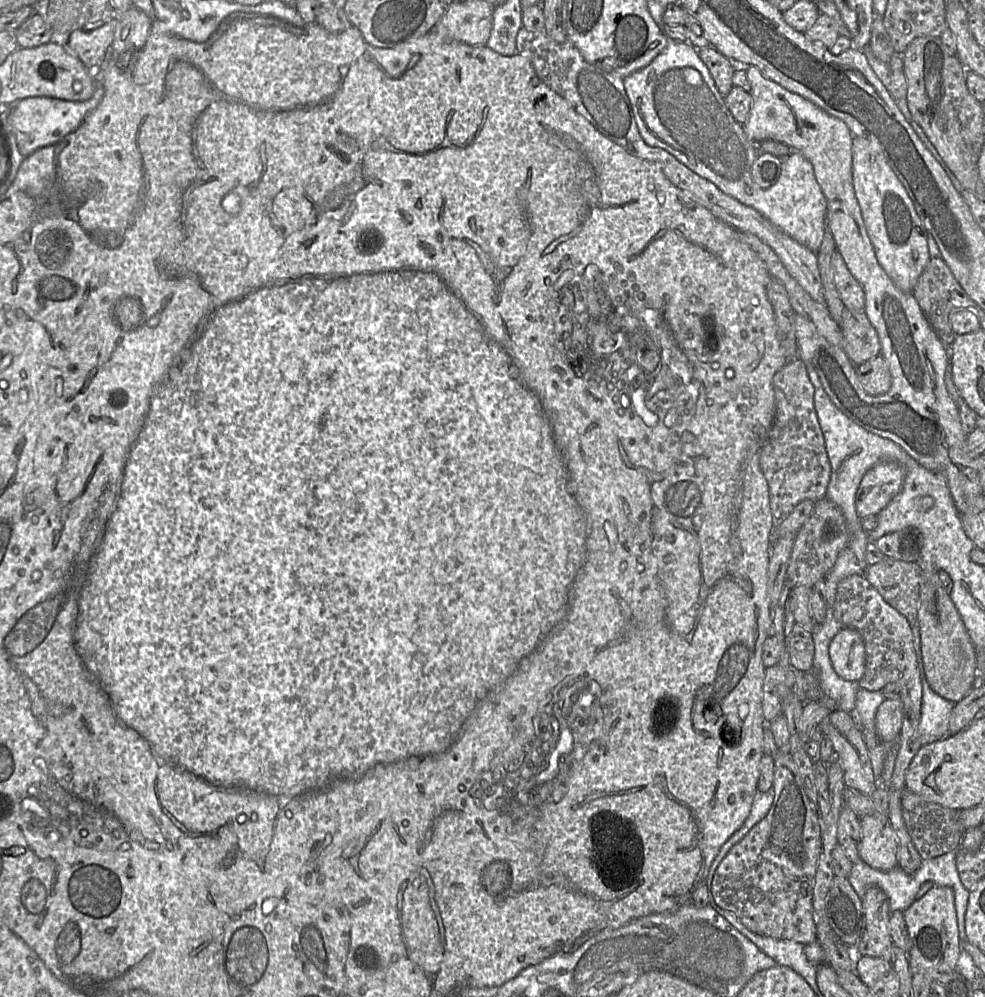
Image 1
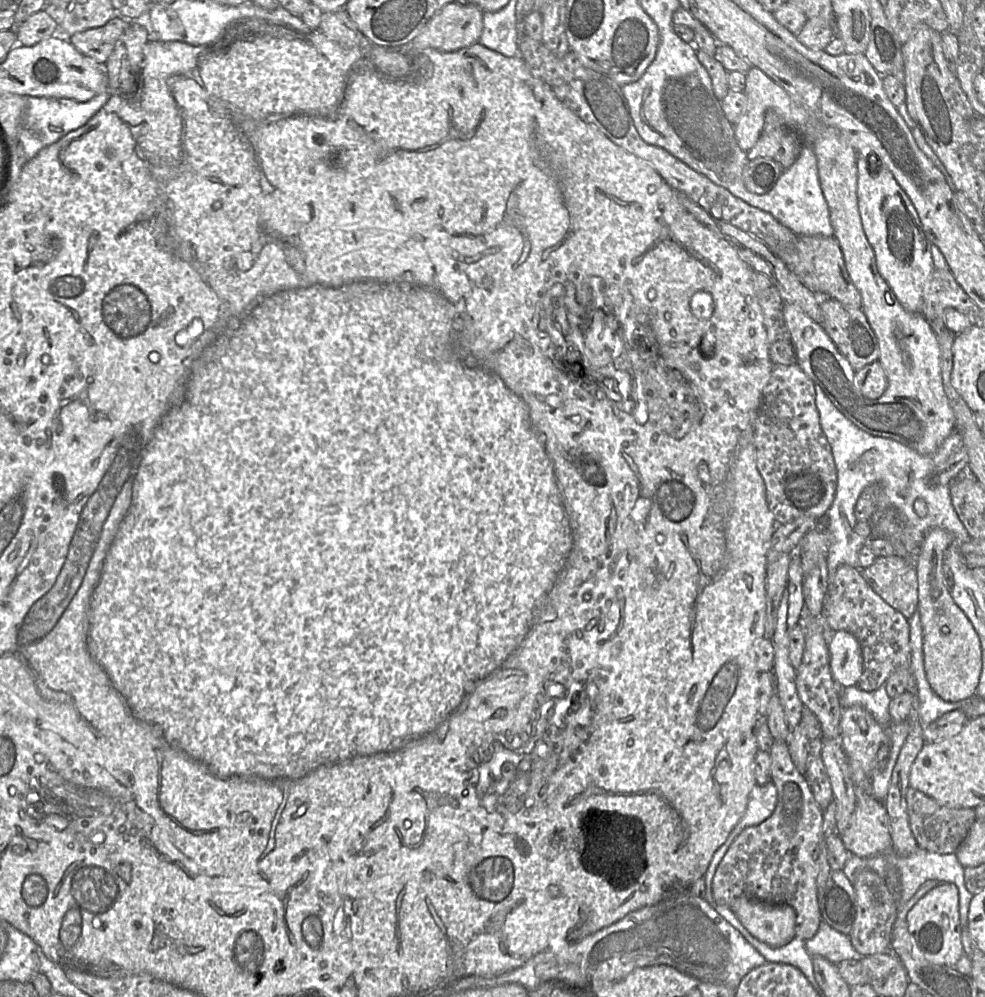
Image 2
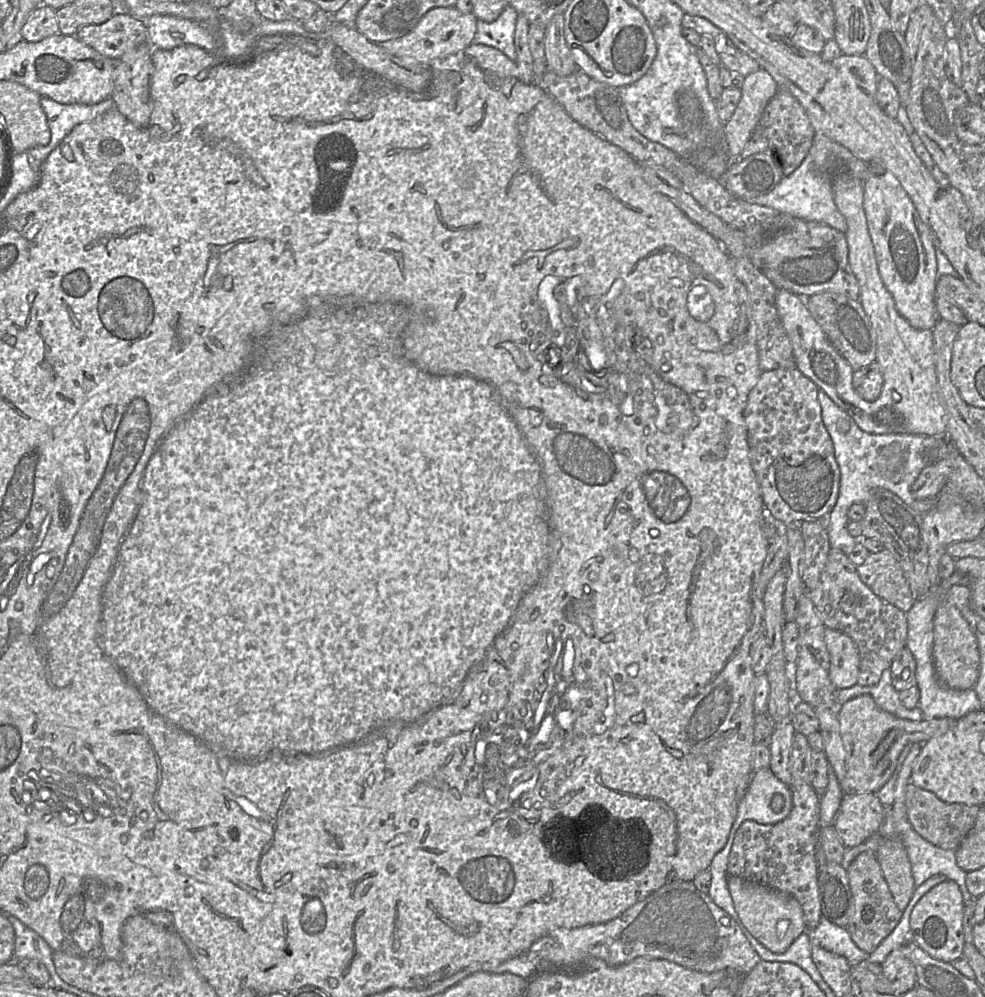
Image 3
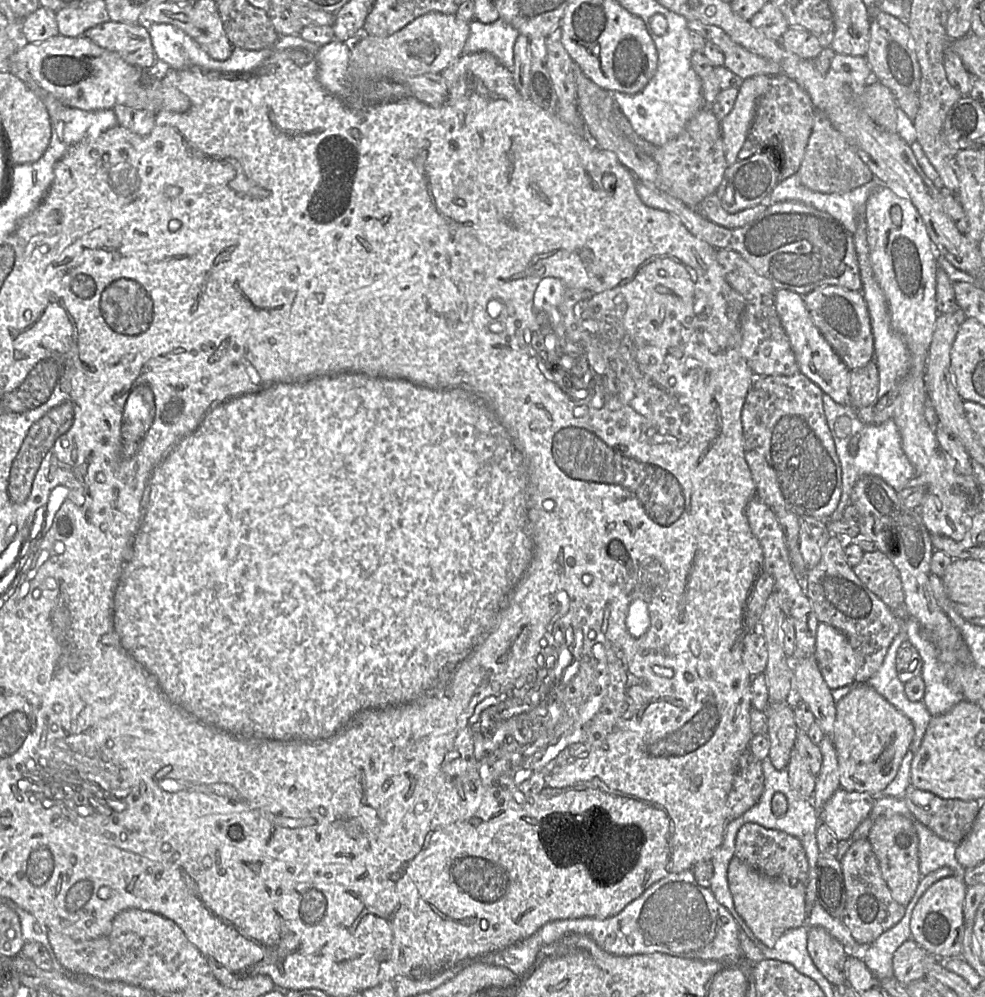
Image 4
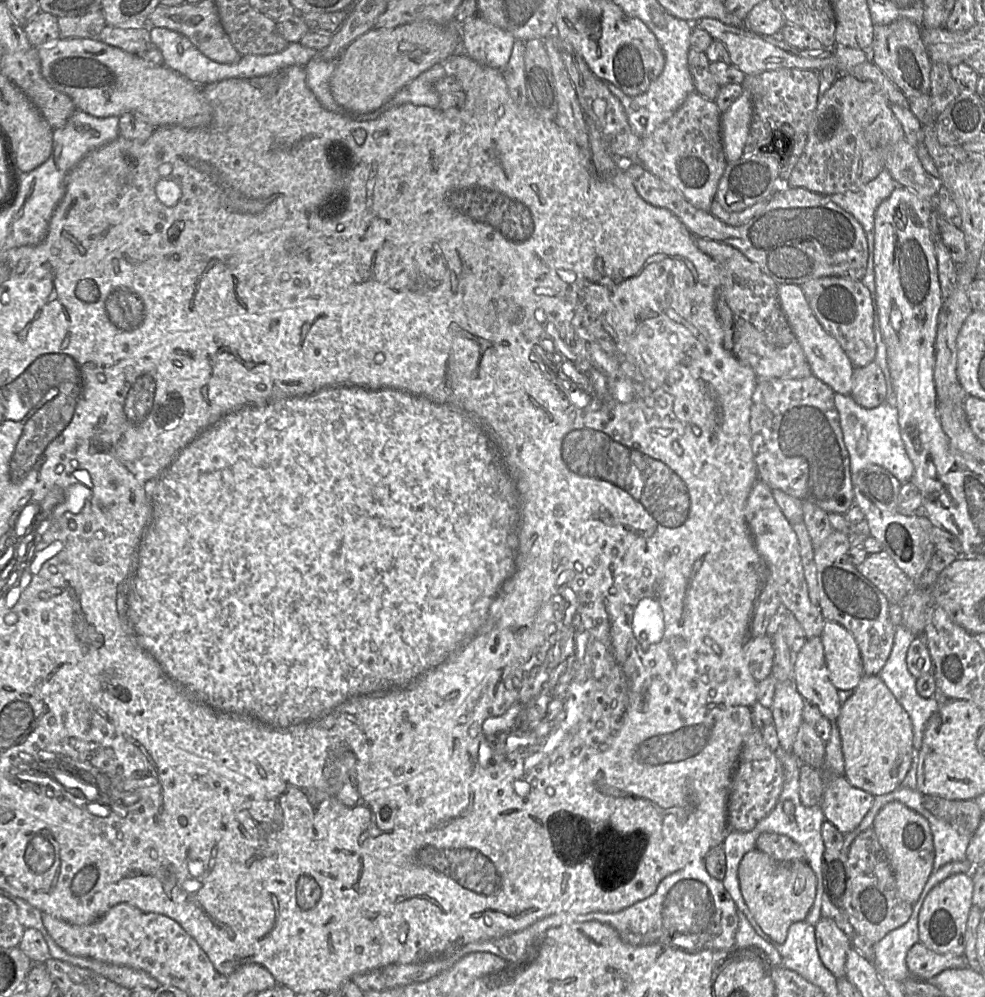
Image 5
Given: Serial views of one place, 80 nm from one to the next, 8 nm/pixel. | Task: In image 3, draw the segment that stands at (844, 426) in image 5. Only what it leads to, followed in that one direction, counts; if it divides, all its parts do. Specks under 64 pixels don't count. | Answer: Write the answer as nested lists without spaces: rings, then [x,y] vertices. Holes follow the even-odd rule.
[[[819,389],[818,401],[821,407],[823,424],[831,438],[835,460],[840,470],[839,492],[835,506],[825,518],[831,548],[840,549],[848,555],[860,540],[852,537],[847,529],[848,509],[855,503],[865,504],[874,491],[888,490],[898,496],[913,511],[924,515],[935,508],[938,497],[916,500],[911,492],[911,486],[920,472],[933,459],[939,459],[944,453],[948,437],[930,437],[917,434],[870,434],[859,429],[854,420],[840,409],[827,394]],[[839,420],[850,424],[847,433],[841,434],[836,428]]]

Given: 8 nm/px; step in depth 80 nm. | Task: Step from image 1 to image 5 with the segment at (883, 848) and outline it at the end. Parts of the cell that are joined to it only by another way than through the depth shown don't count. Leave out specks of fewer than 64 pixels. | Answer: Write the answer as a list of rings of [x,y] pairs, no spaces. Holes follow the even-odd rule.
[[[839,775],[824,779],[819,806],[825,820],[845,835],[856,829],[873,799],[873,795],[852,786],[844,775]]]

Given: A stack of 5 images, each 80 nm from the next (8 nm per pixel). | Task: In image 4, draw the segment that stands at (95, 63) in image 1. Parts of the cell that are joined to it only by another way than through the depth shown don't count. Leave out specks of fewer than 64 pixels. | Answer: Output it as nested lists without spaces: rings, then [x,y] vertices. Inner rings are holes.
[[[110,20],[88,29],[83,36],[141,69],[150,69],[159,63],[149,32],[139,23]]]

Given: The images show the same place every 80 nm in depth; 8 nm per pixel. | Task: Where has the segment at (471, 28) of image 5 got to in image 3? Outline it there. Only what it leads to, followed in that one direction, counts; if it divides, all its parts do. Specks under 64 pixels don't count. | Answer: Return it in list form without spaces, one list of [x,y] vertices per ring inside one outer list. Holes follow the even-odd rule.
[[[507,5],[499,17],[492,22],[478,19],[472,44],[491,46],[515,61],[517,57],[514,46],[516,21],[517,12],[510,5]]]

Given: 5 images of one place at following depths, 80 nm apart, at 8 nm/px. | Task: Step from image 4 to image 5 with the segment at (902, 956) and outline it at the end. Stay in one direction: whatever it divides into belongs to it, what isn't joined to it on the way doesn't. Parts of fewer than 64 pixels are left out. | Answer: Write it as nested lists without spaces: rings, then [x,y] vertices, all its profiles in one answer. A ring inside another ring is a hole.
[[[921,942],[909,949],[906,965],[913,976],[923,980],[930,979],[946,969],[961,969],[968,966],[963,955],[939,954]]]

